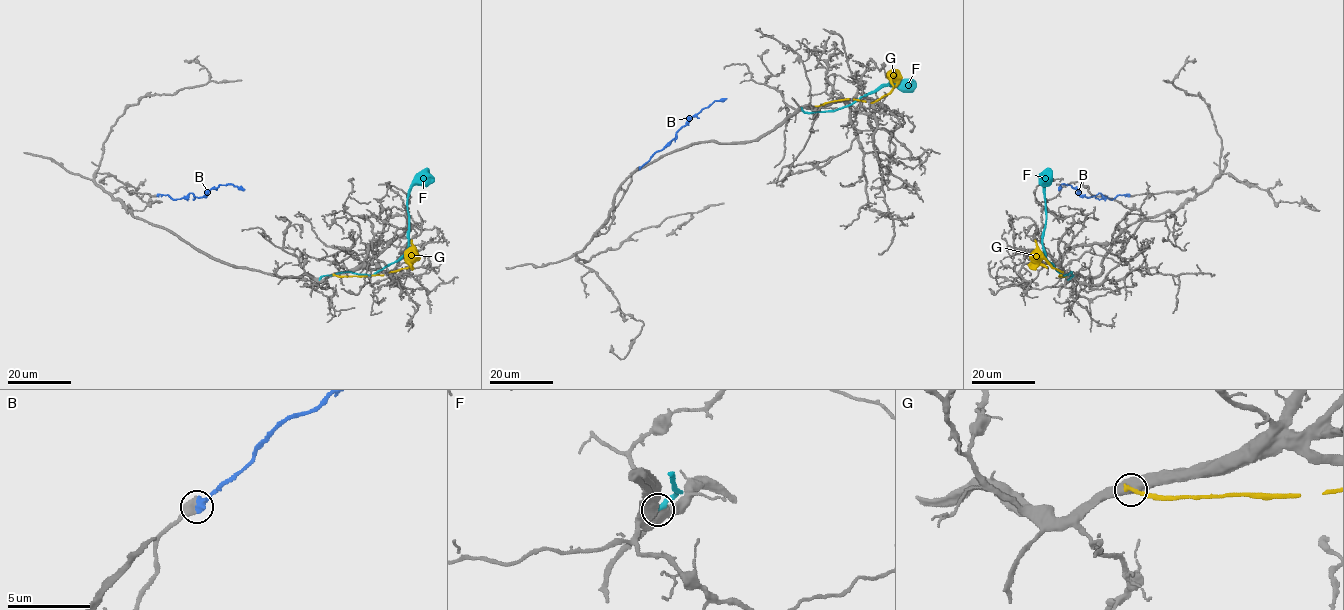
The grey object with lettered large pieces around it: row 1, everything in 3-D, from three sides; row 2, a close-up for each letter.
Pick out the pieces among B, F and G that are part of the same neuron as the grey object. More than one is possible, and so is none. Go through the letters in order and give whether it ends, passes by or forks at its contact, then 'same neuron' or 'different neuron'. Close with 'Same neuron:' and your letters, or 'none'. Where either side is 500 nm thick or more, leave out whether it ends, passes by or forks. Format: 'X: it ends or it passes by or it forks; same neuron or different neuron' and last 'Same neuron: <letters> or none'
B: same neuron
F: different neuron
G: different neuron
Same neuron: B

